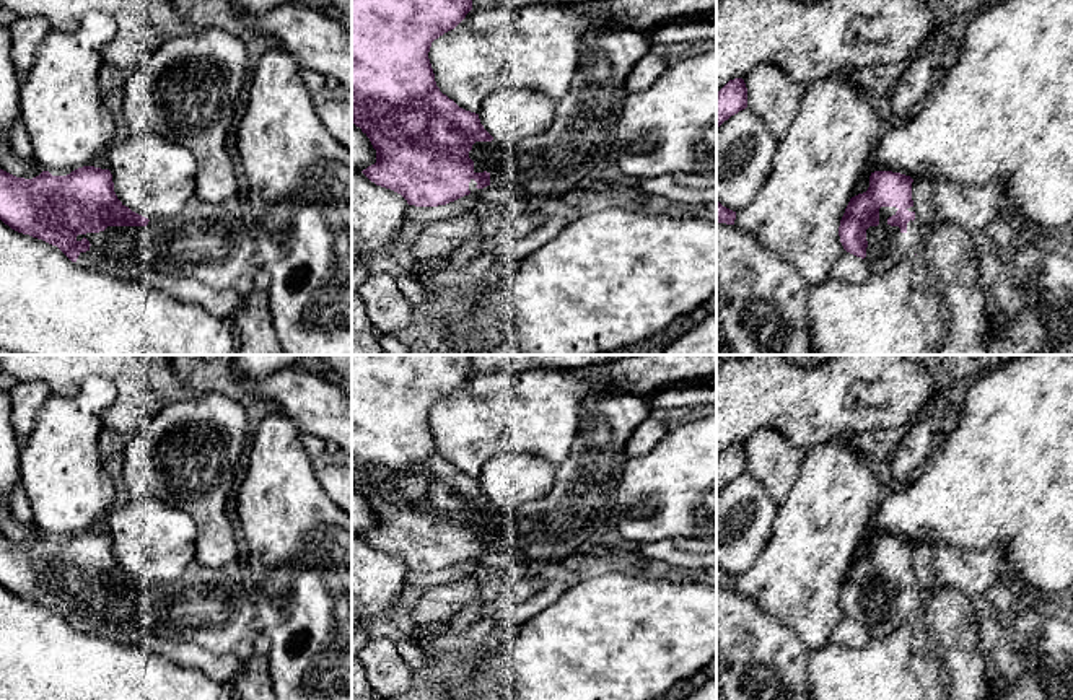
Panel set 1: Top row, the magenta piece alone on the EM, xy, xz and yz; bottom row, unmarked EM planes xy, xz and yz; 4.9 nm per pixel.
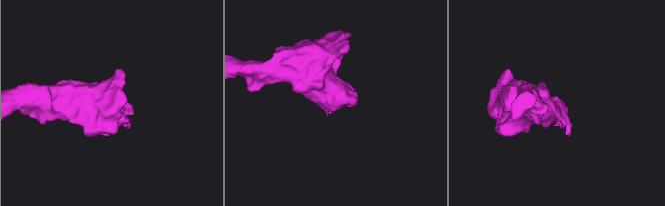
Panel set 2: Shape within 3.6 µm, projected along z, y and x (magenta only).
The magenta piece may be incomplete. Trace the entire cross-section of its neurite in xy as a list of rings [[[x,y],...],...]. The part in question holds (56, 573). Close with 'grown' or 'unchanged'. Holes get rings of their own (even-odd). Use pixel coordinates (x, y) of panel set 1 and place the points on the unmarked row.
[[[94,531],[78,532],[67,540],[42,536],[33,544],[0,534],[0,584],[18,597],[57,610],[83,633],[125,645],[166,638],[228,654],[257,635],[251,627],[256,607],[249,588],[234,584],[223,570],[208,570],[192,562],[176,581],[148,584],[117,563],[111,536]]]; grown

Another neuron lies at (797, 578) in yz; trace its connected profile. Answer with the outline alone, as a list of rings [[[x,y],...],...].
[[[848,435],[808,449],[793,490],[778,506],[770,540],[752,567],[736,576],[734,591],[791,628],[811,651],[821,650],[845,615],[840,584],[882,497]]]

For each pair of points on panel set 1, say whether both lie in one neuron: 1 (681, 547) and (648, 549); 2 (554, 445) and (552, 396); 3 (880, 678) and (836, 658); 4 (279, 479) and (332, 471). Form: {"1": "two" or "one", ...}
{"1": "one", "2": "one", "3": "one", "4": "two"}

